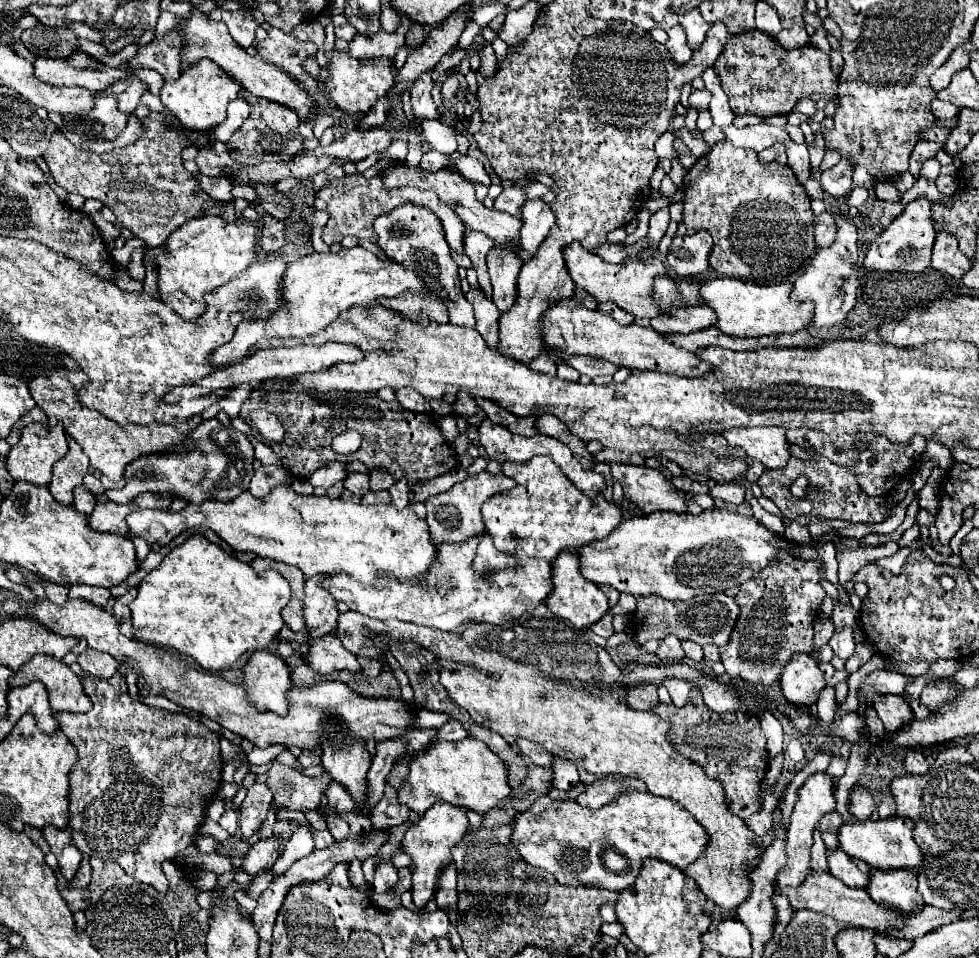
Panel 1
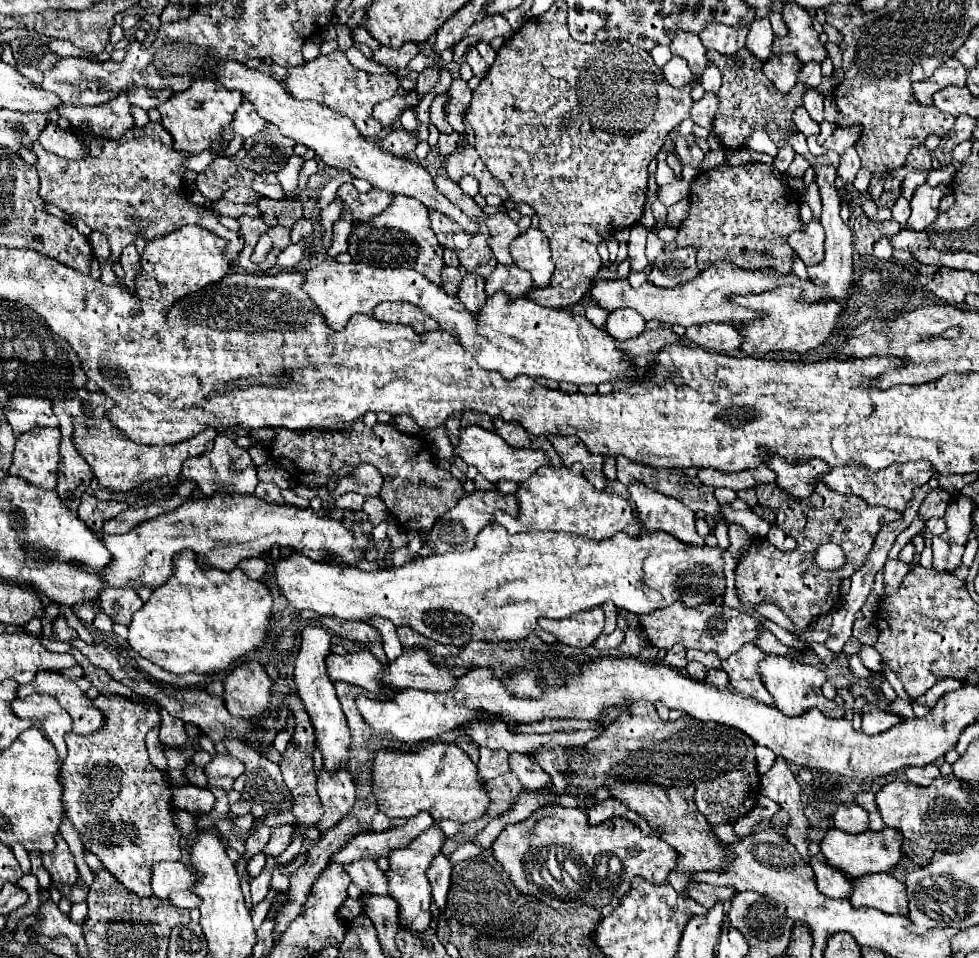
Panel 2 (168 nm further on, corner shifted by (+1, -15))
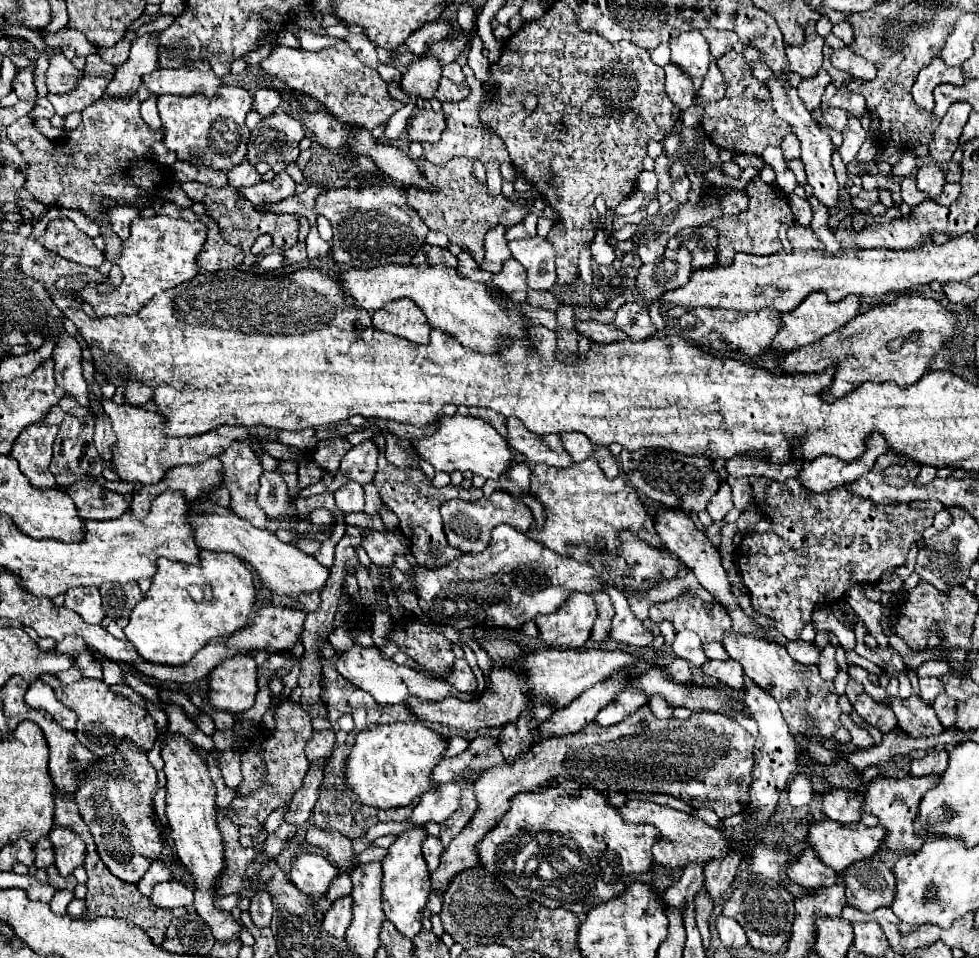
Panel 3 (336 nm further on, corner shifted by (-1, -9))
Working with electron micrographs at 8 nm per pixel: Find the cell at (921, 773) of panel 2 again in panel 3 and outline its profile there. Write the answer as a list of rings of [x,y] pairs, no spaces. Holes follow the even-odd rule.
[[[948,751],[930,753],[922,759],[912,759],[912,775],[924,777],[924,775],[942,775],[948,767]]]

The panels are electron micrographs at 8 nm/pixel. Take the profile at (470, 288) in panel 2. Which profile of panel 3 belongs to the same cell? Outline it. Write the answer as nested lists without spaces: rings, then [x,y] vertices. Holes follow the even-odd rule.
[[[462,251],[458,255],[458,269],[456,271],[462,273],[464,277],[470,277],[472,281],[486,281],[486,283],[490,283],[492,277],[494,277],[490,271],[480,269],[480,265],[466,251]]]

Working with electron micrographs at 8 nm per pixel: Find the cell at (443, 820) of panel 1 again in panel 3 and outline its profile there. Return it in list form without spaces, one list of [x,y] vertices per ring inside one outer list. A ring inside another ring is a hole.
[[[416,827],[398,835],[398,839],[388,847],[386,857],[382,859],[382,909],[386,919],[398,927],[398,931],[406,937],[414,937],[422,929],[422,911],[426,907],[428,895],[432,891],[430,873],[426,869],[426,861],[422,855],[422,843],[426,841],[428,833],[424,827]]]

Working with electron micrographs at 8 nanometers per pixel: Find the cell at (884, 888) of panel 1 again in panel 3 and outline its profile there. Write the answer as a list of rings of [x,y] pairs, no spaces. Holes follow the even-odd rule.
[[[876,857],[850,865],[844,873],[844,883],[848,903],[862,913],[872,913],[878,907],[890,907],[894,901],[896,877]]]

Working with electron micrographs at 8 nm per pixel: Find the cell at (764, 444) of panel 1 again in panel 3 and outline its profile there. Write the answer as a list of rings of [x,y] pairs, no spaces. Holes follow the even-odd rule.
[[[872,437],[870,449],[866,451],[866,457],[862,457],[862,461],[844,463],[838,457],[820,455],[820,457],[804,463],[804,467],[798,473],[798,481],[802,487],[806,487],[812,493],[830,491],[834,487],[846,485],[846,483],[866,475],[872,469],[876,457],[882,455],[884,451],[886,451],[886,441],[882,441],[882,437]]]

